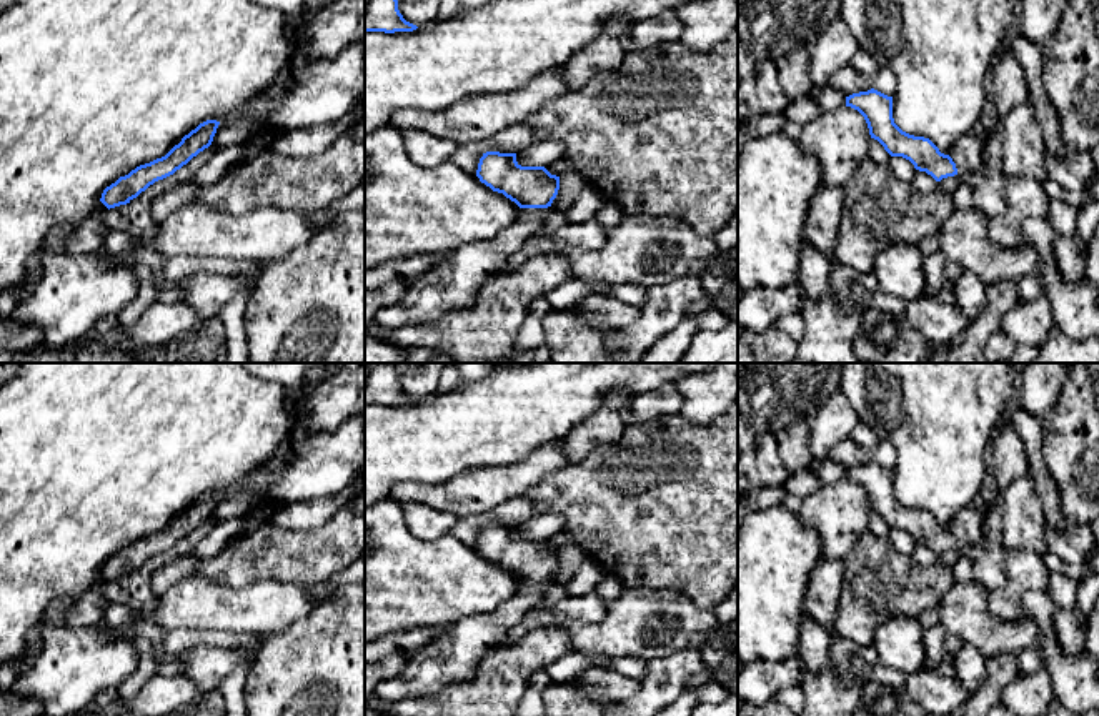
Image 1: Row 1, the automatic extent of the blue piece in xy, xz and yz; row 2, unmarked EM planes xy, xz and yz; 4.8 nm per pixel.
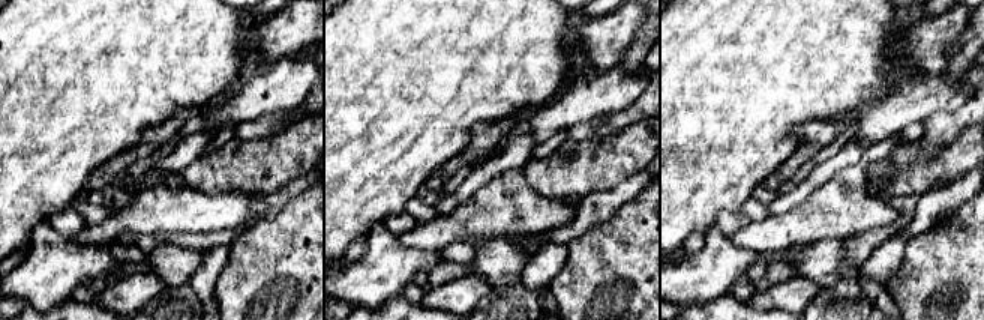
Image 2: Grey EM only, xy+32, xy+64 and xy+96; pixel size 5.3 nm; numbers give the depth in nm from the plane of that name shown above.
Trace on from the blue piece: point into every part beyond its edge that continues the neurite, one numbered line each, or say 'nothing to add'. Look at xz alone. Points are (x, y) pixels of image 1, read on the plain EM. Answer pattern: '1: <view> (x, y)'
1: xz (452, 658)

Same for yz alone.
1: yz (968, 525)

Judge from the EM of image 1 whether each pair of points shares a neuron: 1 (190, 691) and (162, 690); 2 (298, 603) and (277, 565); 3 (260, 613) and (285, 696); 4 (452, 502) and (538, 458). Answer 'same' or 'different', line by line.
1: same
2: different
3: different
4: same

